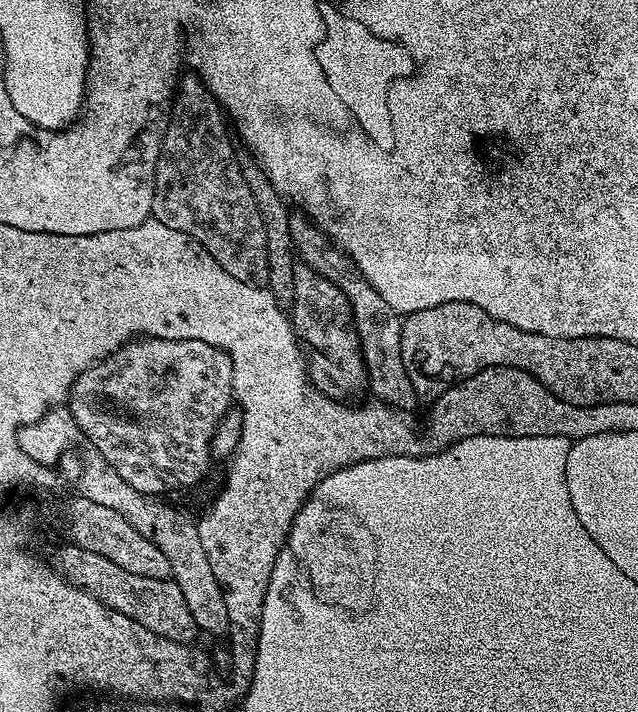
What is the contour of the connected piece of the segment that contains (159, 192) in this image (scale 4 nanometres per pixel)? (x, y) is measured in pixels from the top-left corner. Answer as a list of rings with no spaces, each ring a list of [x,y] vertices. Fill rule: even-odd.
[[[195,74],[188,75],[179,81],[184,88],[184,100],[180,102],[179,111],[180,117],[192,115],[194,121],[185,127],[174,124],[172,132],[169,133],[164,159],[158,159],[156,167],[156,193],[152,203],[152,216],[171,229],[194,238],[216,259],[218,266],[226,270],[226,274],[247,284],[263,281],[268,274],[267,242],[270,239],[270,233],[264,229],[264,216],[256,205],[256,196],[244,177],[244,168],[236,157],[236,148],[232,145],[231,138],[228,137],[230,124],[225,113],[209,88],[200,81],[200,77]]]

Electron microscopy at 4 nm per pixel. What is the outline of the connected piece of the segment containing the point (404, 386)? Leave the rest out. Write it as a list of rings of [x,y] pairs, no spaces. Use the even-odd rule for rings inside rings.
[[[298,212],[288,222],[288,238],[297,250],[299,259],[305,265],[336,283],[340,283],[347,295],[352,296],[352,323],[360,336],[360,353],[364,356],[364,367],[368,370],[368,384],[377,401],[392,408],[415,409],[418,397],[410,374],[406,374],[406,362],[402,362],[402,316],[390,302],[375,294],[354,296],[367,293],[367,285],[353,270],[351,261],[335,247],[327,236],[320,231],[303,213]]]

